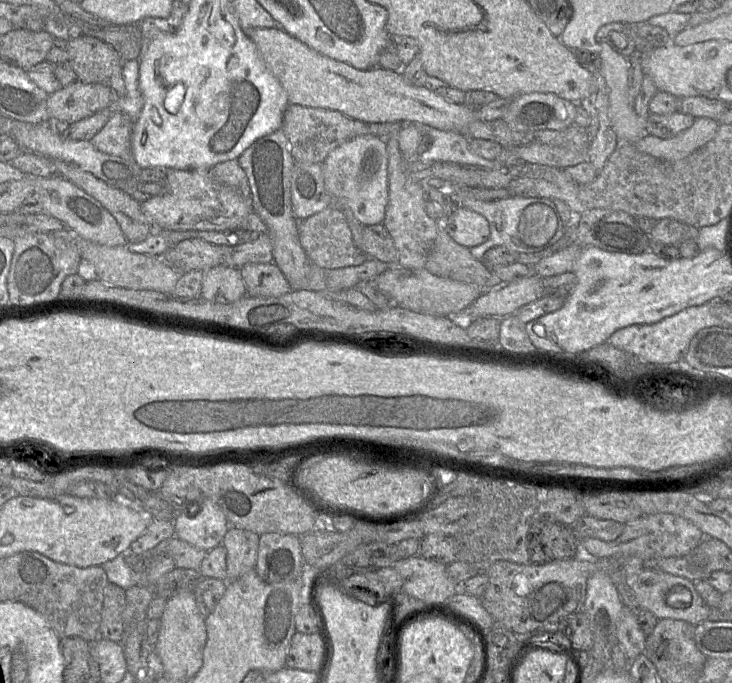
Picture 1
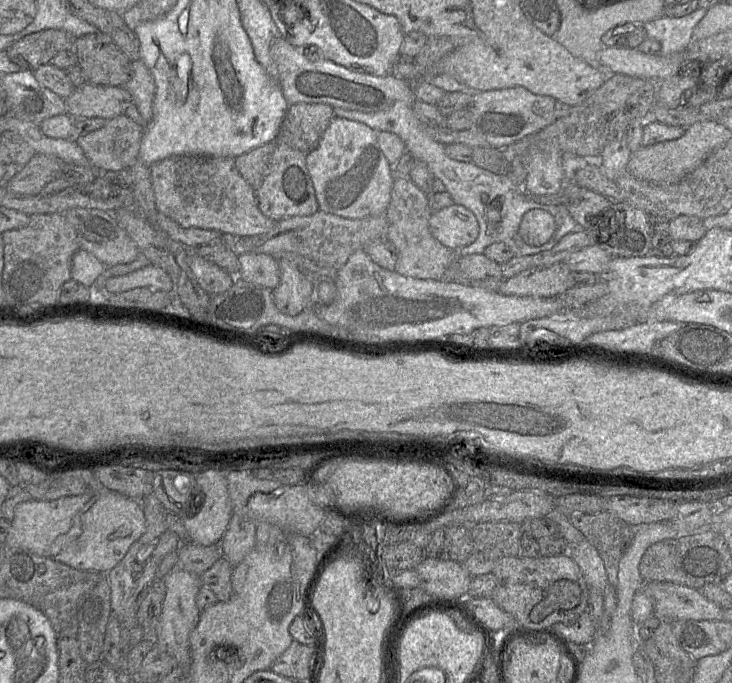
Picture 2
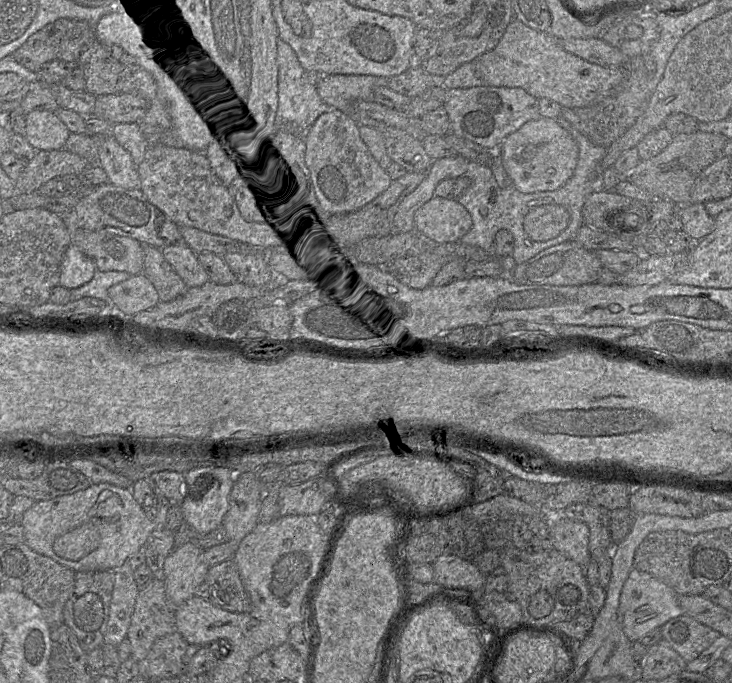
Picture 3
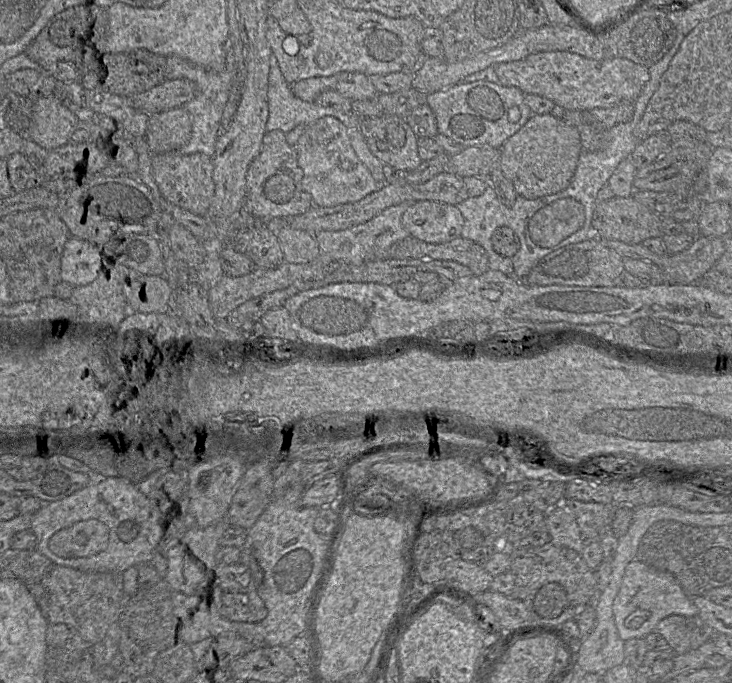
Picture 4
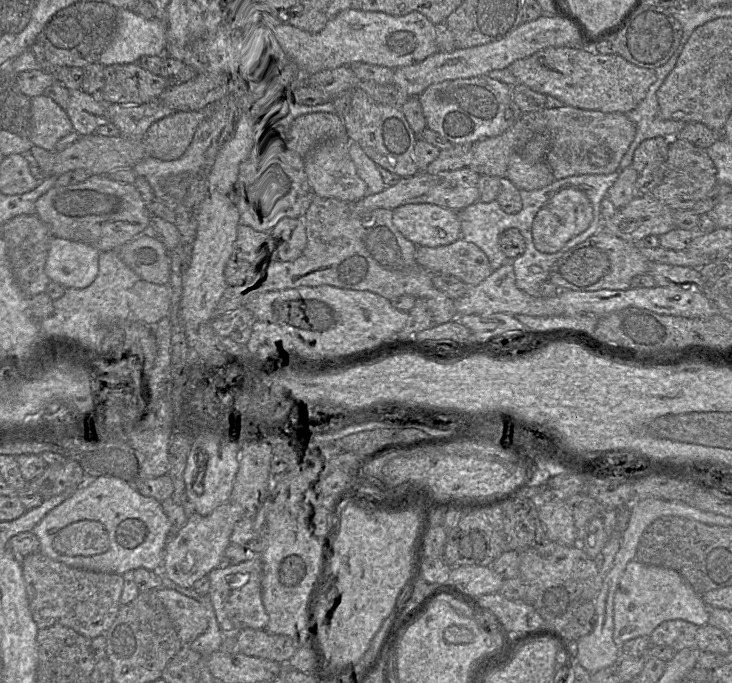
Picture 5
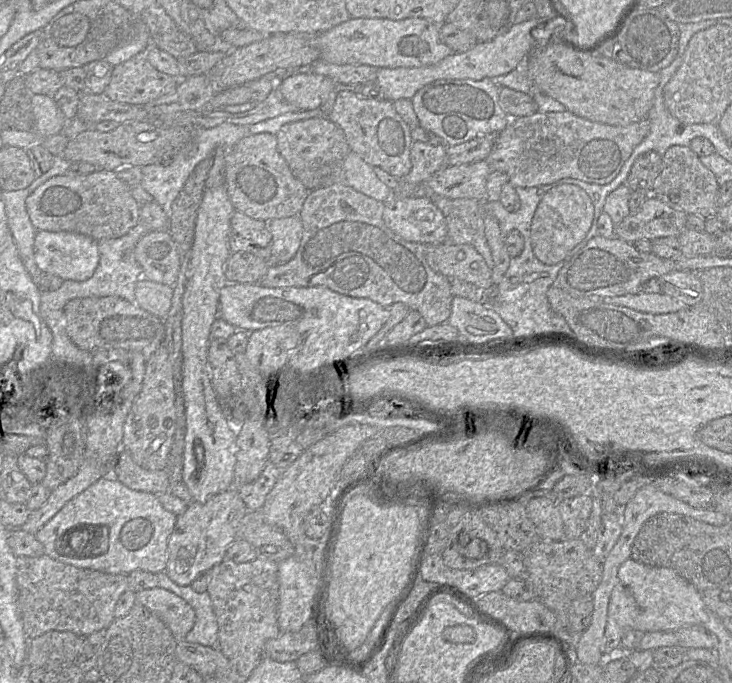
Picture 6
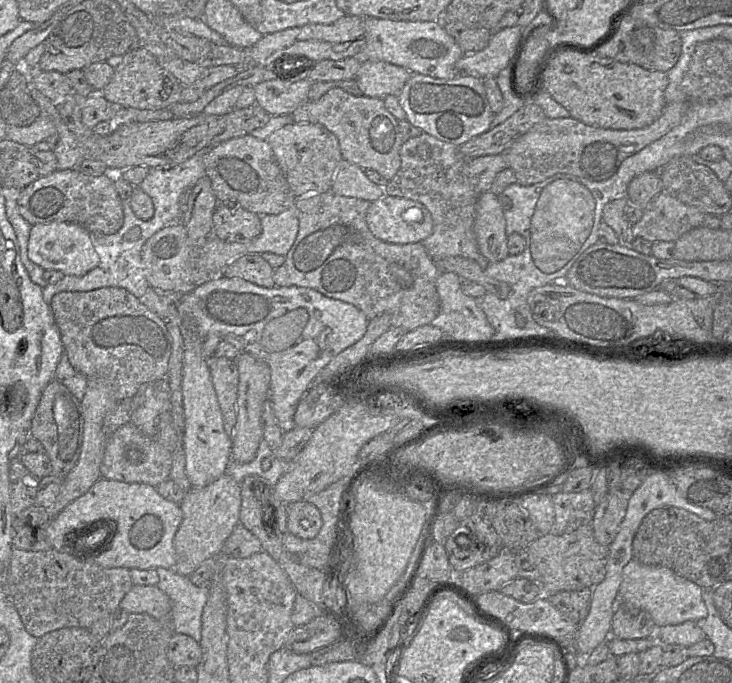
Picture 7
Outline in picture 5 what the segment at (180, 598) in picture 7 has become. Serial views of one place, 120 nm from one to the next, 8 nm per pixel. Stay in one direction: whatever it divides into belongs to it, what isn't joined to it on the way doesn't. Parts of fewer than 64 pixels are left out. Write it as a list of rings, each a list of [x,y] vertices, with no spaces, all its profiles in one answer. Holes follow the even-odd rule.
[[[163,576],[162,587],[176,590],[183,595],[194,598],[205,607],[208,618],[207,630],[190,643],[189,646],[192,650],[200,653],[204,658],[207,658],[212,653],[218,651],[223,642],[223,636],[219,629],[216,614],[209,599],[209,595],[202,596],[199,595],[193,588],[183,588],[178,586],[165,576]]]

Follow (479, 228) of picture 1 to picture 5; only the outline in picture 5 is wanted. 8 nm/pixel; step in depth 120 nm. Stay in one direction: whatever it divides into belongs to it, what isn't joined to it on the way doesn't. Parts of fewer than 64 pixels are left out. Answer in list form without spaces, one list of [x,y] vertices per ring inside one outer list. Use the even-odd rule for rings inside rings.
[[[430,203],[405,204],[393,210],[392,221],[416,246],[437,247],[461,238],[458,212]]]

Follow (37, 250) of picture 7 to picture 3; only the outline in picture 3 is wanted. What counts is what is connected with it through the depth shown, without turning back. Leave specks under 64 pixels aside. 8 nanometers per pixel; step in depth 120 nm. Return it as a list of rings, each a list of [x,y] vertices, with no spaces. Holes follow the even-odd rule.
[[[72,243],[63,257],[59,285],[69,290],[76,289],[90,282],[96,271],[94,260]]]

